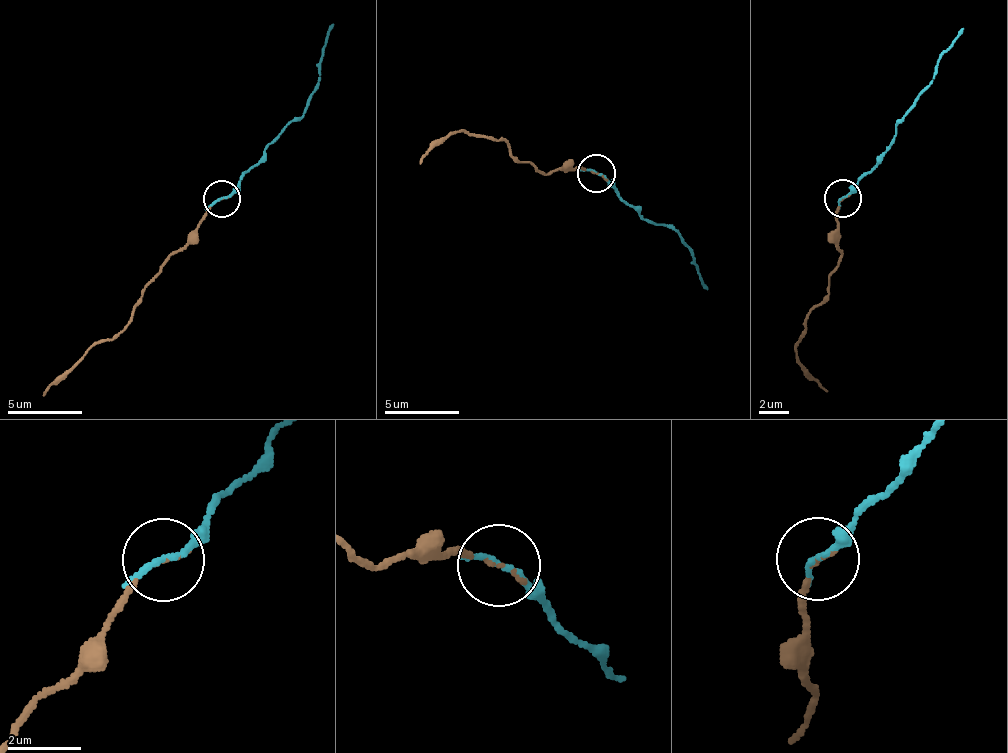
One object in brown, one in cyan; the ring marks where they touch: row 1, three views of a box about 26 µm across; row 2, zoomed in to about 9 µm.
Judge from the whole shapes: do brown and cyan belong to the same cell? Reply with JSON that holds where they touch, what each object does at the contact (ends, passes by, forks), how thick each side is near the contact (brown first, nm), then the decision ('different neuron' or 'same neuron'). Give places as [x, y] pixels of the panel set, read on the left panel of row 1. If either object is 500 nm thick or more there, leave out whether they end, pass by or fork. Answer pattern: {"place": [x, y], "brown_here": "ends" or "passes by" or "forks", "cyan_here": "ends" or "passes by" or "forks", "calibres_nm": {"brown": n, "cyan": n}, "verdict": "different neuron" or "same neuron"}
{"place": [221, 198], "brown_here": "ends", "cyan_here": "passes by", "calibres_nm": {"brown": 80, "cyan": 140}, "verdict": "same neuron"}

